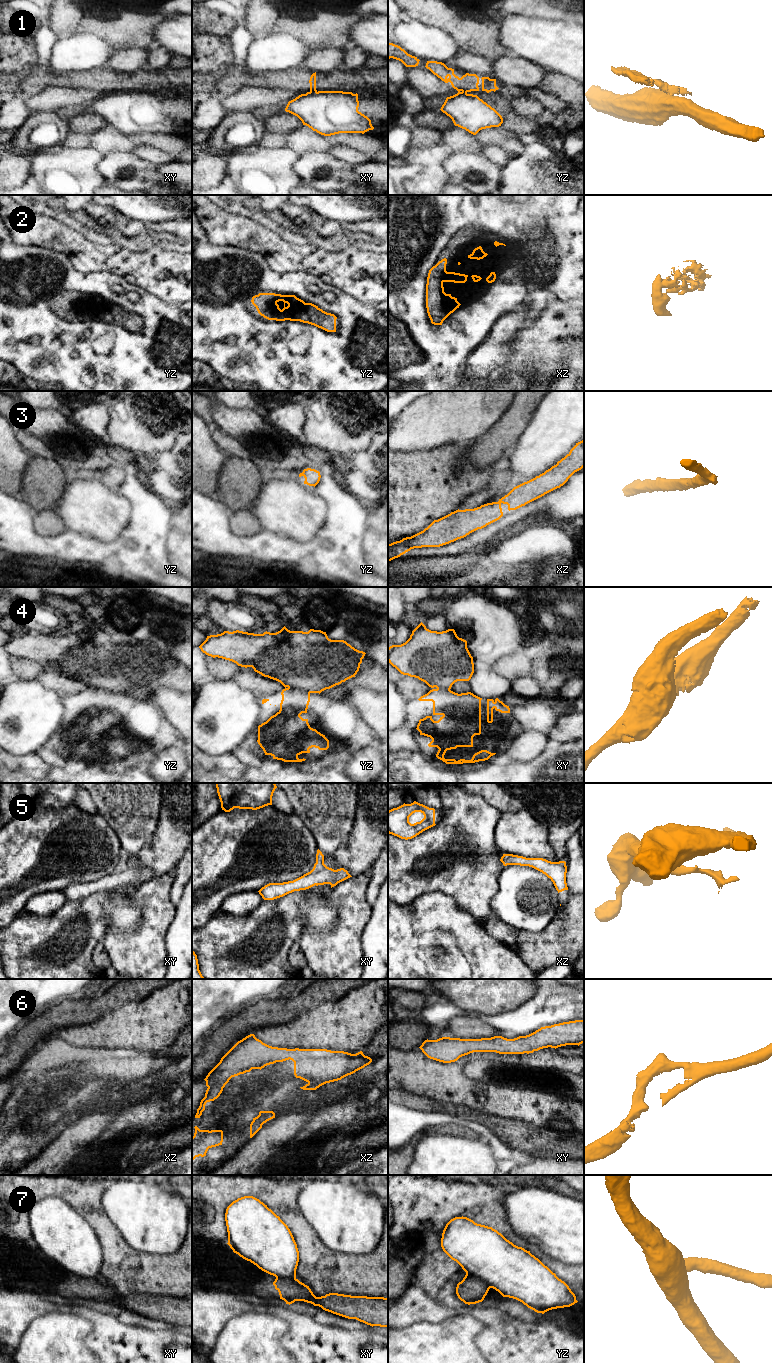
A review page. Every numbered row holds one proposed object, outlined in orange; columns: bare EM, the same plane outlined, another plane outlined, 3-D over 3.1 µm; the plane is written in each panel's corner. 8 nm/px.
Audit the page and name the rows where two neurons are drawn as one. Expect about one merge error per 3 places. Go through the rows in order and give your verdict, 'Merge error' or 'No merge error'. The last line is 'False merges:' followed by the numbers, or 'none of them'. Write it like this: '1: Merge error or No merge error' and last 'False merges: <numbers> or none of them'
1: Merge error
2: No merge error
3: No merge error
4: Merge error
5: No merge error
6: No merge error
7: Merge error
False merges: 1, 4, 7

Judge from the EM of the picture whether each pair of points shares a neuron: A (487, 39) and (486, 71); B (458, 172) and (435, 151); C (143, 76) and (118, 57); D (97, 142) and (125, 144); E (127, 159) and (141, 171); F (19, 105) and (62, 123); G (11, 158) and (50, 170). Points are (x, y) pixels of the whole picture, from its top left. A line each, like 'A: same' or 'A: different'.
A: different
B: different
C: different
D: same
E: same
F: different
G: different

